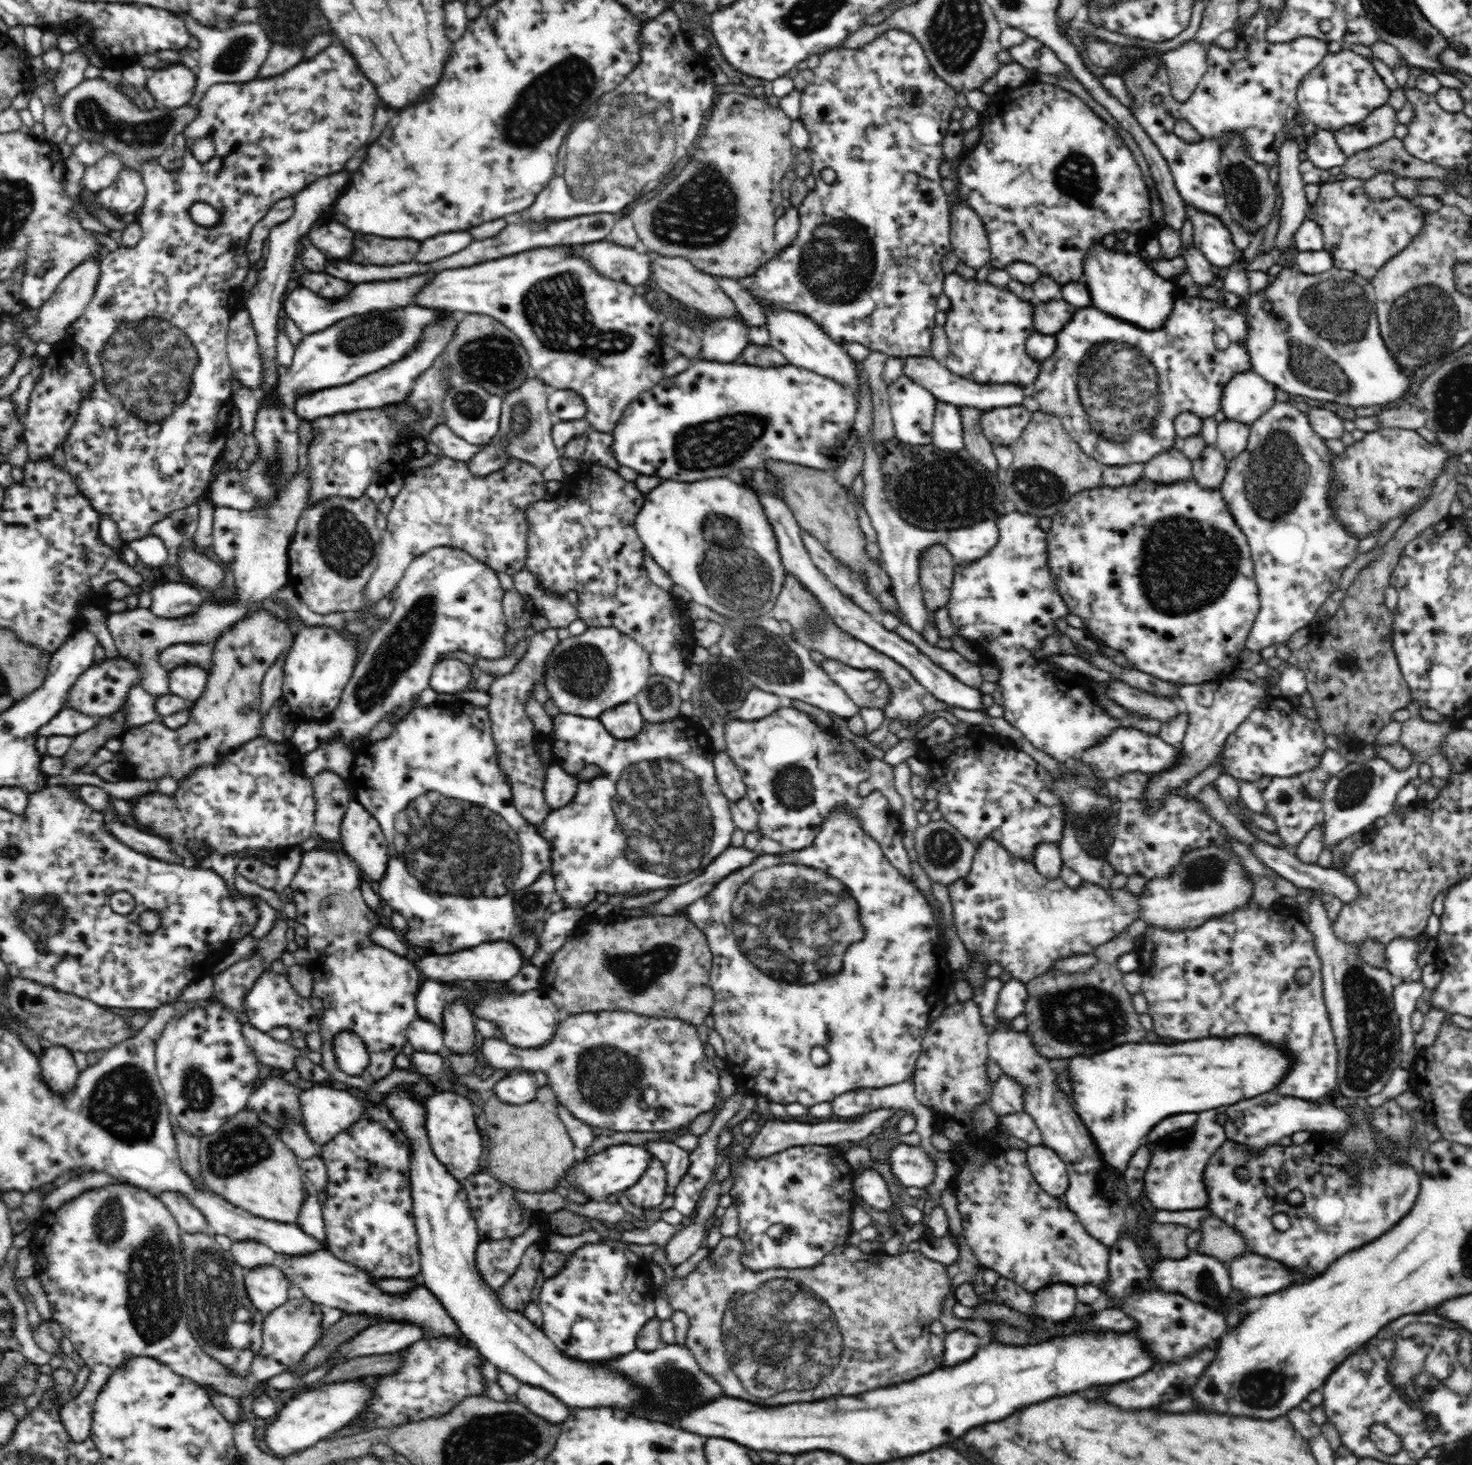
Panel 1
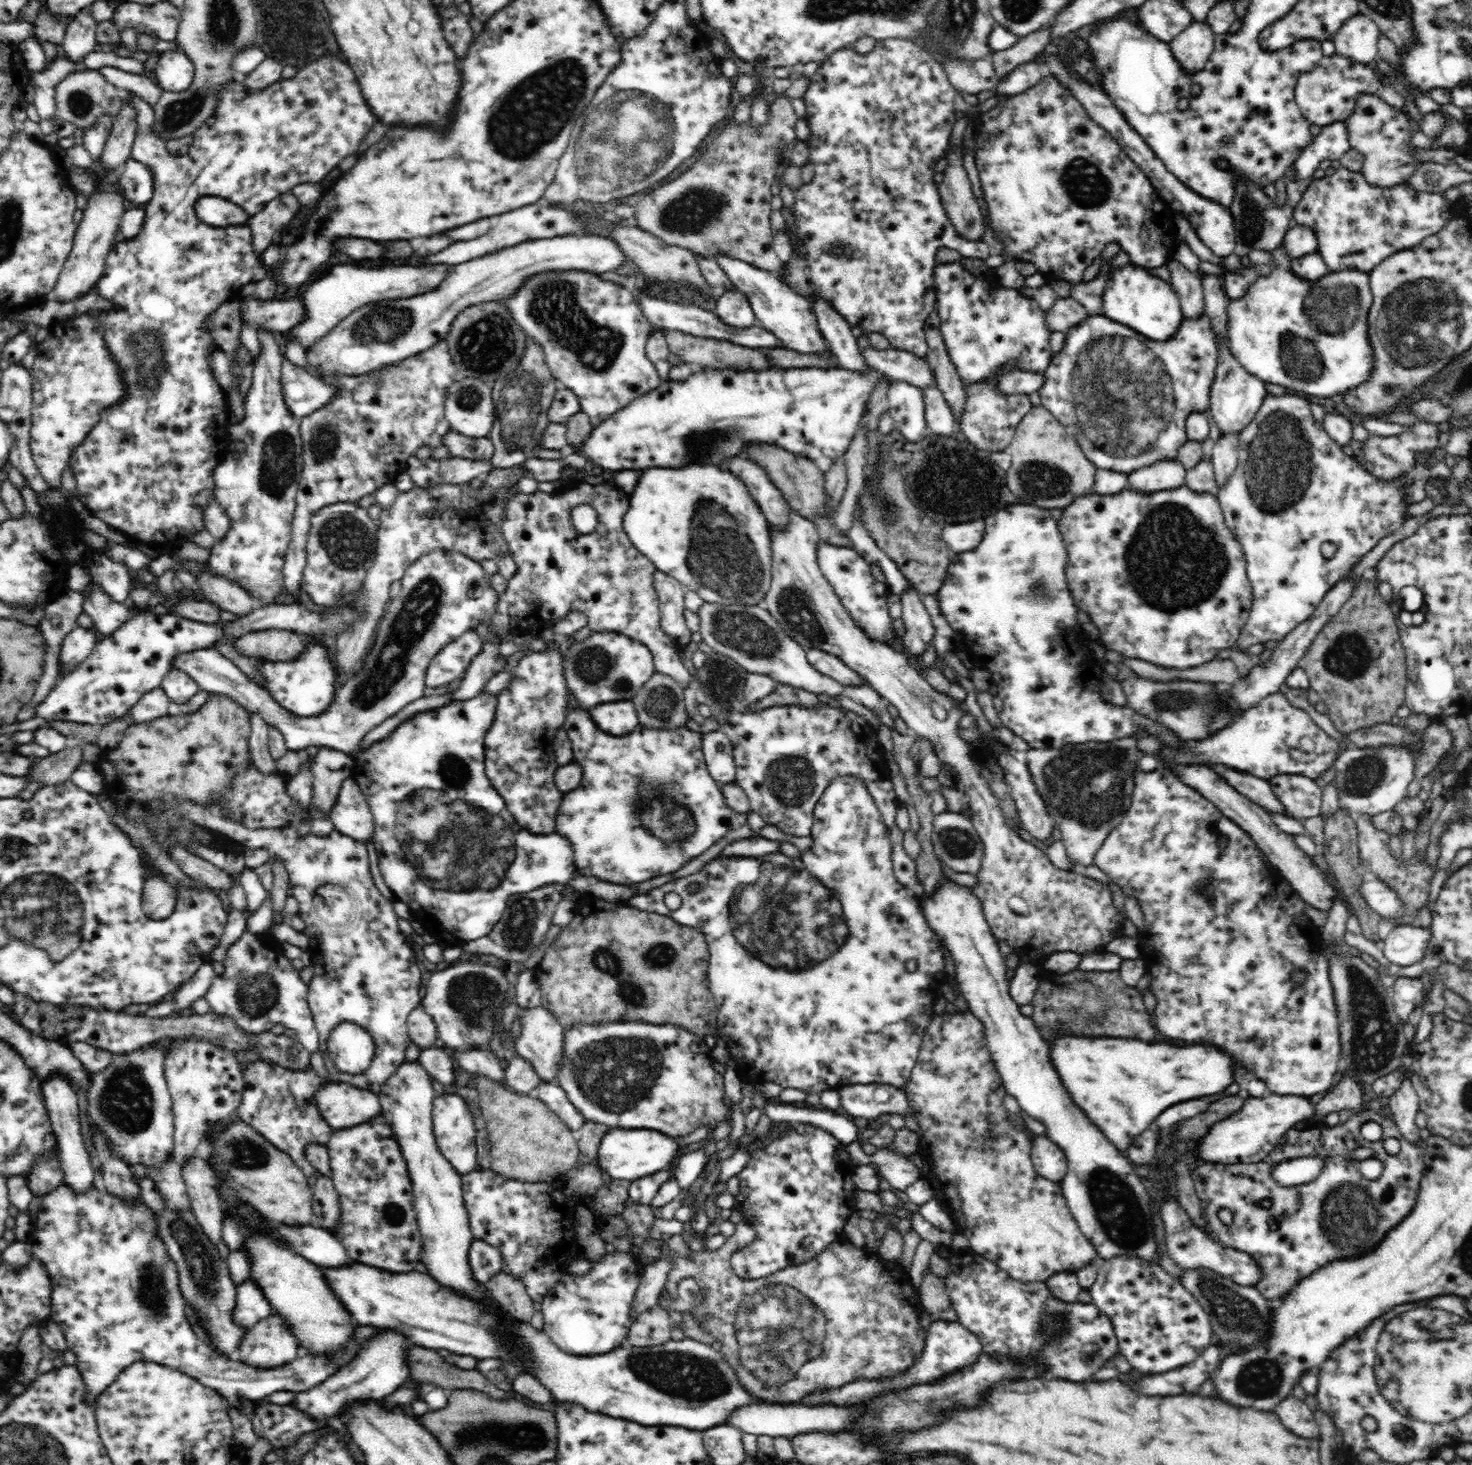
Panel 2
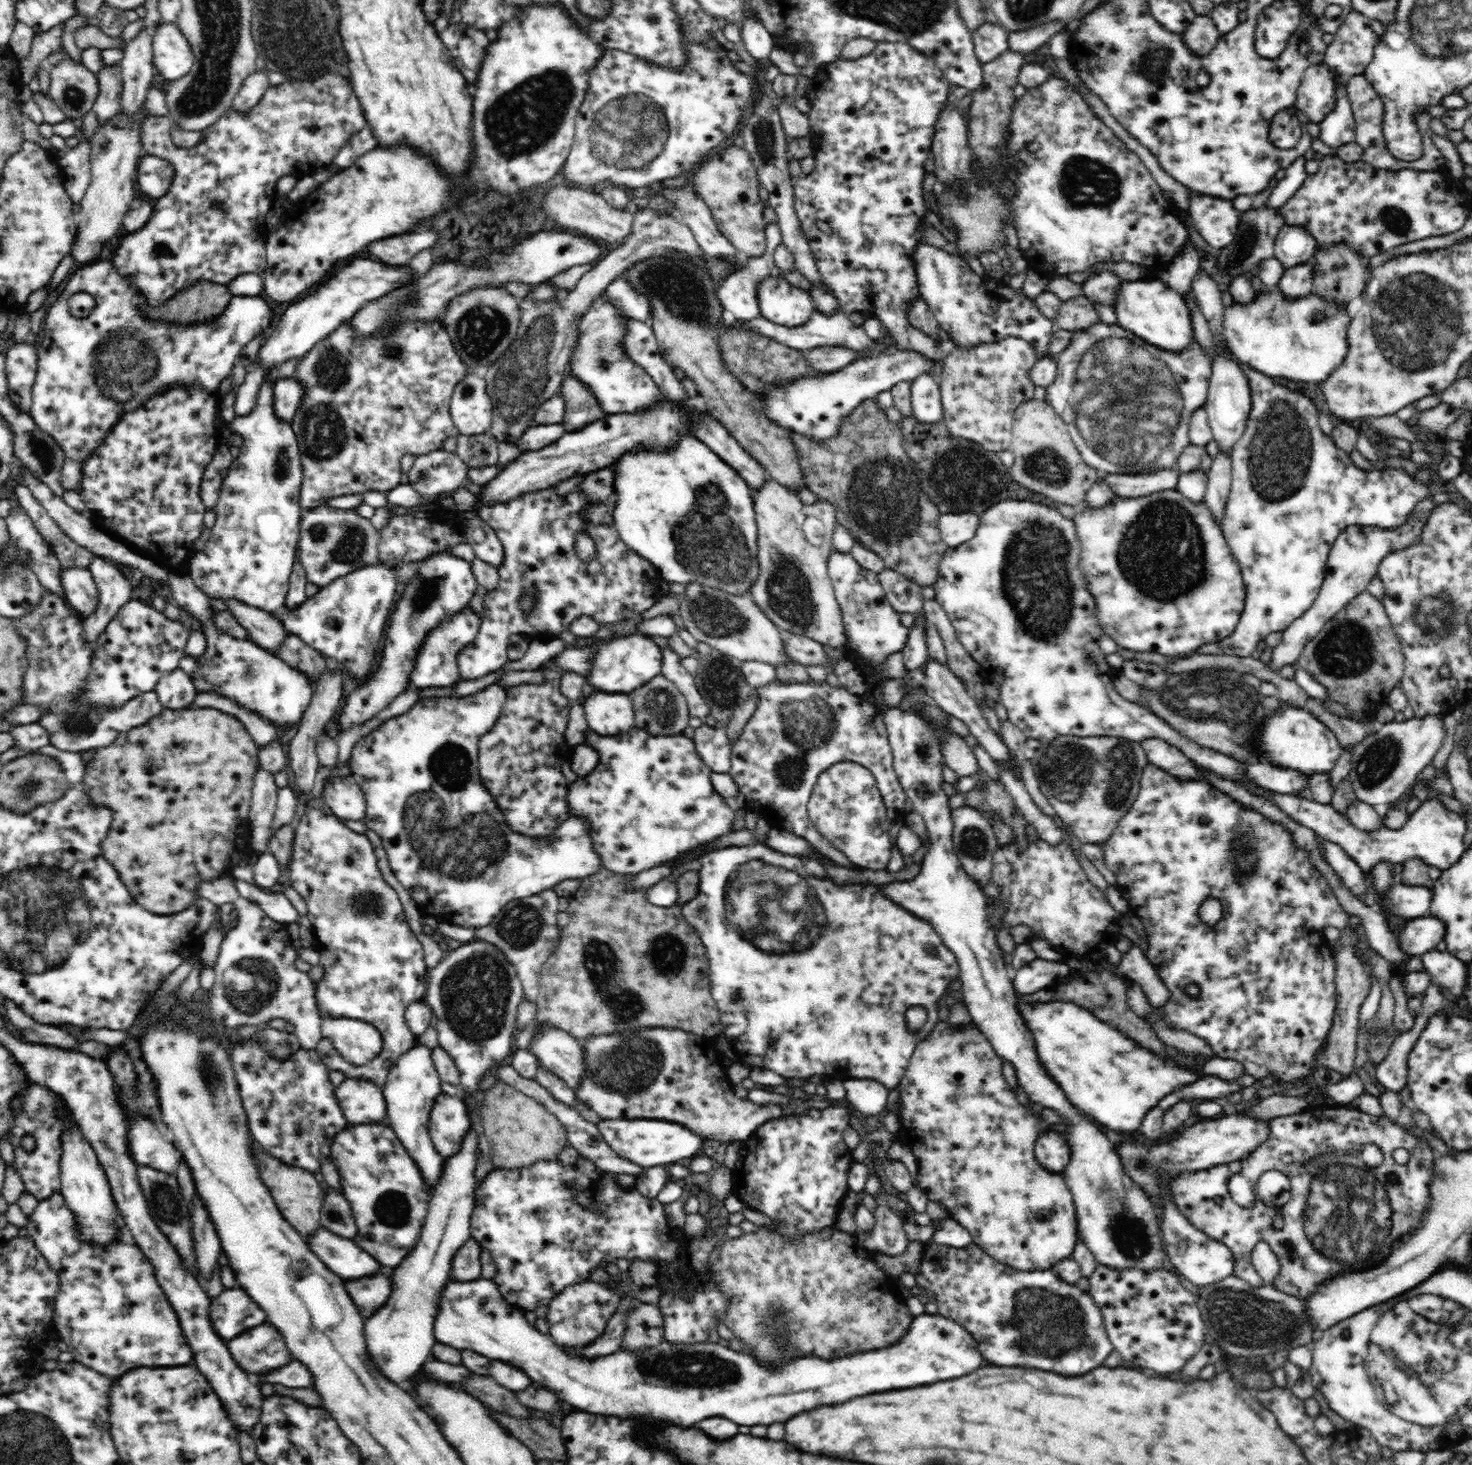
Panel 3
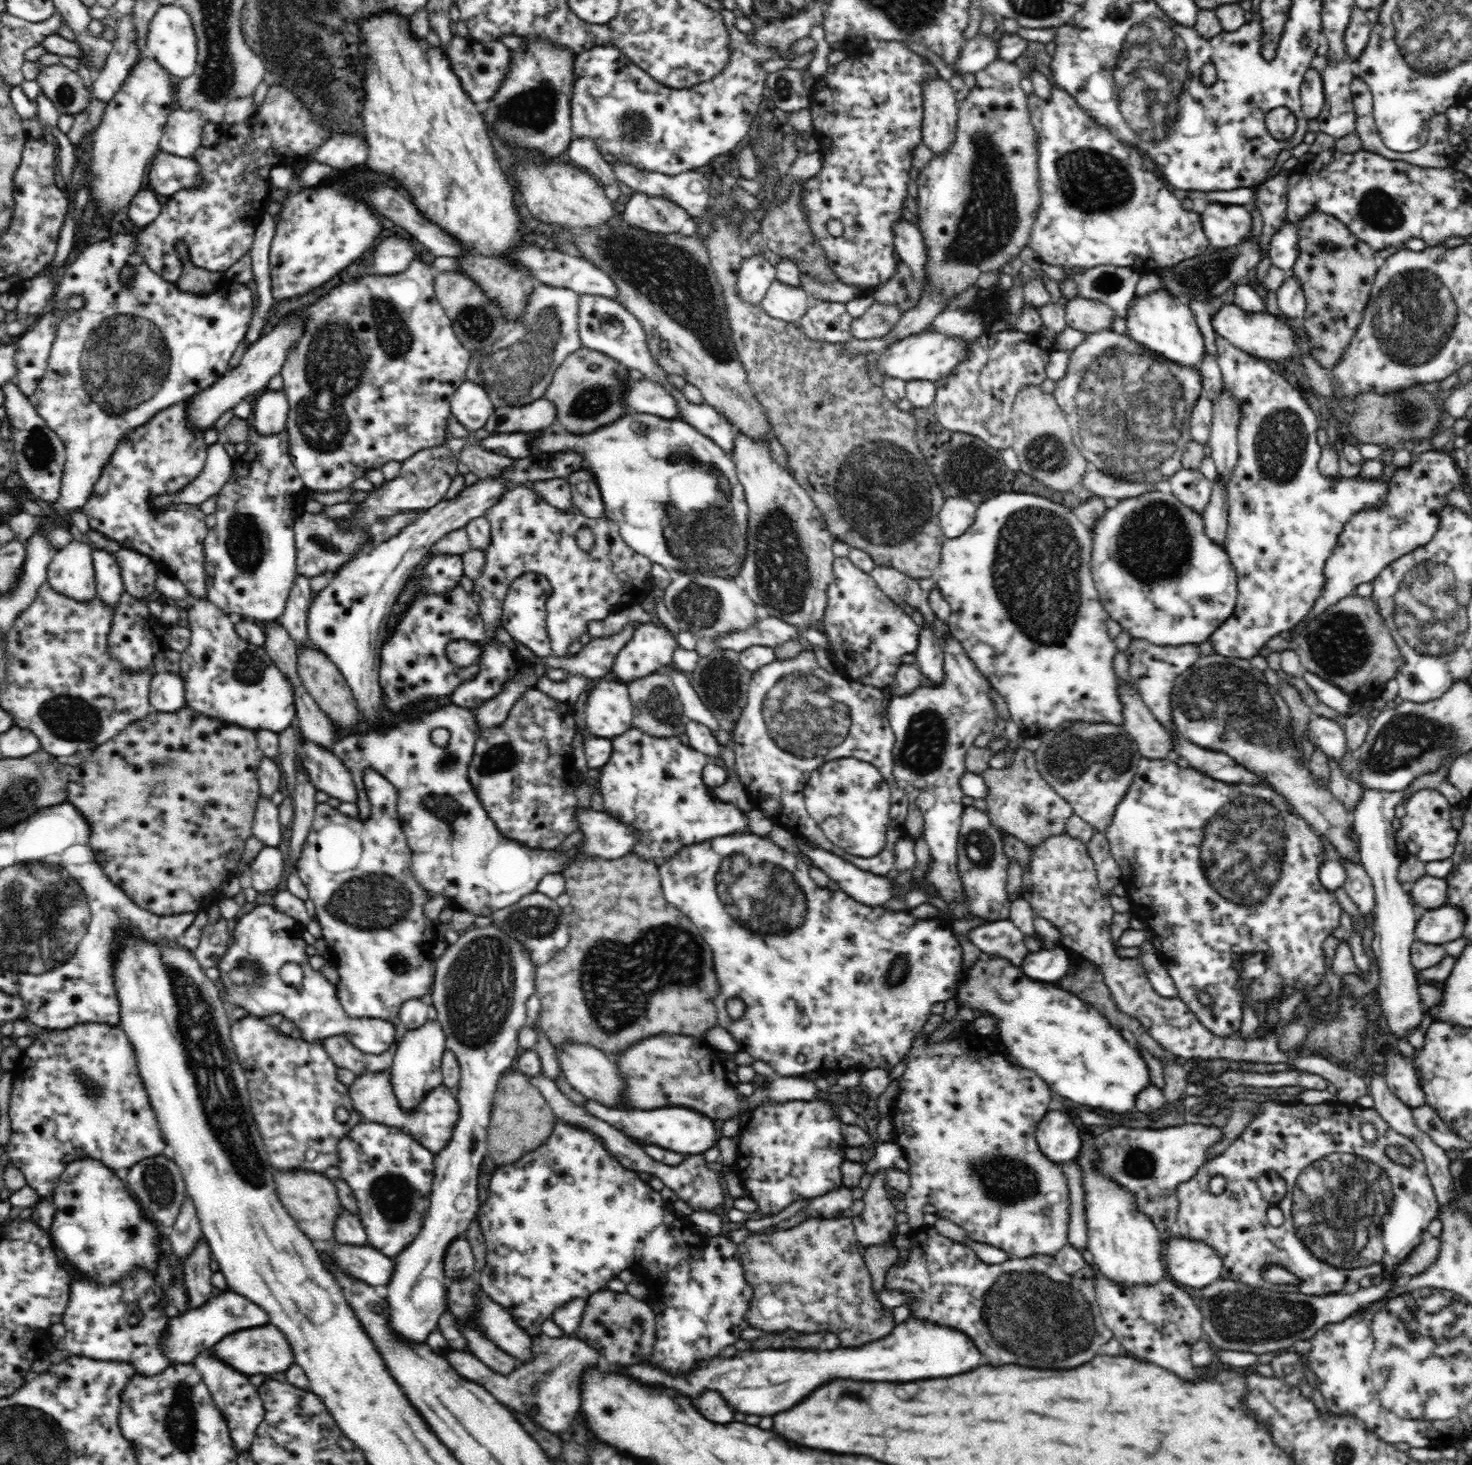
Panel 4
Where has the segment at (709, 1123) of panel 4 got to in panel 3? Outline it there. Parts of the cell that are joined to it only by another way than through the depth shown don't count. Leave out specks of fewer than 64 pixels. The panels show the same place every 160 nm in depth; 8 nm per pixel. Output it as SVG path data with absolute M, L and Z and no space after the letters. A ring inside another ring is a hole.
M627 1117L608 1120L602 1118L597 1127L610 1148L614 1148L619 1156L627 1157L642 1168L664 1167L666 1164L678 1162L680 1158L694 1157L702 1153L703 1138L679 1121L646 1120L643 1117L634 1120Z

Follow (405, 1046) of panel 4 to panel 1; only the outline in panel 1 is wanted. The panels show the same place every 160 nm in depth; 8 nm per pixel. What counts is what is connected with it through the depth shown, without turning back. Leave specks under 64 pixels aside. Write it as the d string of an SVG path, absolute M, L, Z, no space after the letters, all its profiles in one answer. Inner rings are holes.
M402 1084L386 1092L380 1104L390 1110L392 1117L398 1121L406 1137L410 1139L410 1186L413 1202L415 1227L419 1238L420 1269L419 1279L423 1286L436 1296L444 1305L446 1313L454 1319L462 1335L475 1346L484 1359L490 1361L499 1370L512 1374L521 1384L531 1384L551 1392L560 1399L566 1407L572 1408L618 1408L628 1410L634 1406L646 1406L648 1396L642 1386L632 1384L628 1378L616 1374L612 1369L602 1368L588 1362L576 1362L570 1356L562 1353L548 1339L541 1327L536 1327L520 1312L514 1312L502 1305L494 1291L483 1280L476 1268L476 1250L480 1240L476 1219L472 1214L466 1191L461 1181L456 1180L447 1168L434 1156L428 1140L425 1125L425 1103L418 1102L408 1087L412 1084Z

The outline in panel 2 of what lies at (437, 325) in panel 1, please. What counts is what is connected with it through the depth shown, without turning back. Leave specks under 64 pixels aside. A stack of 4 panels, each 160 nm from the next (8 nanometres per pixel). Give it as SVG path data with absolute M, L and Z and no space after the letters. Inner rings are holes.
M283 358L281 364L281 390L290 413L300 419L332 400L334 389L308 370L293 365Z

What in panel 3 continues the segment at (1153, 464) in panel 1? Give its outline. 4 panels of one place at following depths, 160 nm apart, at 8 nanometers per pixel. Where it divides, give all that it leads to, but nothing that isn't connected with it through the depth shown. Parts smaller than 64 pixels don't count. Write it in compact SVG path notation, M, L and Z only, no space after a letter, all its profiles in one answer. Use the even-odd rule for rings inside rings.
M1175 468L1160 469L1144 474L1112 474L1099 473L1098 478L1104 479L1114 496L1136 498L1148 496L1163 490L1174 490L1181 472Z

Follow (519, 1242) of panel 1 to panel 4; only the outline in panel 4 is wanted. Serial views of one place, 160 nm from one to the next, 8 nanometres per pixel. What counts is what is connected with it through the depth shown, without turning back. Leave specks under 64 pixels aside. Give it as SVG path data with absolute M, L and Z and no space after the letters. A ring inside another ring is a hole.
M464 1236L456 1238L446 1248L446 1254L444 1254L446 1277L450 1280L452 1278L462 1279L463 1277L470 1277L475 1271L474 1269L475 1260L470 1243L468 1243Z

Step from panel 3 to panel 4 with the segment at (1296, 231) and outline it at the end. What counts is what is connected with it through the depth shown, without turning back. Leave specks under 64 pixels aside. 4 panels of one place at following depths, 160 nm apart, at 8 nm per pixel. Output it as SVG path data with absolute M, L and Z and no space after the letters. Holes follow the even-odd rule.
M1287 222L1282 225L1276 234L1272 235L1269 244L1270 264L1279 269L1291 272L1297 258L1296 224Z

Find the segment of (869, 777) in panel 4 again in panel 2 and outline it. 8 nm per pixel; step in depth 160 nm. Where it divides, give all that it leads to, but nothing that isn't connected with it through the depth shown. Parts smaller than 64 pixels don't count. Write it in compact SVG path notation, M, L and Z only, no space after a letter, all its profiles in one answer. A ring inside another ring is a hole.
M851 773L833 777L824 795L817 801L813 816L813 844L799 858L804 864L802 870L782 866L782 854L777 852L756 860L719 856L697 874L670 880L647 893L633 895L626 902L646 912L670 916L679 924L694 928L705 936L710 964L707 986L712 990L718 1011L718 1032L735 1060L736 1072L742 1081L753 1085L774 1082L782 1089L796 1088L807 1095L812 1092L821 1094L825 1090L838 1091L854 1084L889 1084L902 1089L911 1071L916 1068L924 1033L936 1016L934 1000L947 979L942 945L933 929L929 928L924 911L920 910L920 901L898 881L893 872L888 828L863 780L851 776ZM692 882L697 882L697 889L690 893L688 886ZM738 884L748 884L744 894L734 892ZM668 892L681 896L678 909L666 907L664 896ZM740 914L747 920L744 926L738 926ZM786 918L794 920L790 922L792 928L784 936Z

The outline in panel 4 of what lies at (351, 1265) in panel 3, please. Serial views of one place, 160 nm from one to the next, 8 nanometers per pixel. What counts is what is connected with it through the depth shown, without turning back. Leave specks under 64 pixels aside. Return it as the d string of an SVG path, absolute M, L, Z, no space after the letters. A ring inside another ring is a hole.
M329 1240L320 1244L324 1251L334 1256L344 1272L352 1272L358 1280L372 1286L386 1287L392 1280L395 1269L395 1259L378 1252L374 1247L366 1246L342 1246L336 1240ZM328 1244L336 1244L336 1248L330 1248Z

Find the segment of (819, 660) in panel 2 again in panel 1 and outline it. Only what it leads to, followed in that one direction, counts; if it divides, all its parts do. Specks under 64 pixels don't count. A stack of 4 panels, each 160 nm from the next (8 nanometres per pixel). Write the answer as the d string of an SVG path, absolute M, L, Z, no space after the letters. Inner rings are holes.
M827 657L821 667L860 708L881 708L884 711L892 689L880 673L870 669L852 668Z

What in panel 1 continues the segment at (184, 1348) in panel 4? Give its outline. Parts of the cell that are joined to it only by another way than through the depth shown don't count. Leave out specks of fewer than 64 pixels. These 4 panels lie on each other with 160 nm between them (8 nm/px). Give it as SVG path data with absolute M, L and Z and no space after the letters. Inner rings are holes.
M262 1265L245 1271L243 1277L253 1307L264 1316L289 1300L291 1284L280 1269Z

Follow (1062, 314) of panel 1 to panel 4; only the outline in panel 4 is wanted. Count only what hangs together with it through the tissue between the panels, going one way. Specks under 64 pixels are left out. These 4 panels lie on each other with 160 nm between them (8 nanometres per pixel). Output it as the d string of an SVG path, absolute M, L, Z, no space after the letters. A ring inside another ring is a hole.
M1078 296L1066 303L1065 312L1067 326L1085 334L1112 330L1116 320L1116 313L1103 302Z

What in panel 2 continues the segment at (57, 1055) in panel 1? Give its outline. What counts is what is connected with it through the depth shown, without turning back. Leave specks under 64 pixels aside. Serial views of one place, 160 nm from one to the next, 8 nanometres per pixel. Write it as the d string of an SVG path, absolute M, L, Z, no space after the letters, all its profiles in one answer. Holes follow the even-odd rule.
M55 1076L41 1083L44 1104L48 1109L52 1132L56 1137L58 1157L63 1171L63 1184L76 1191L76 1194L86 1194L92 1187L98 1187L96 1165L84 1147L83 1124L80 1120L80 1105L76 1088L67 1078Z

